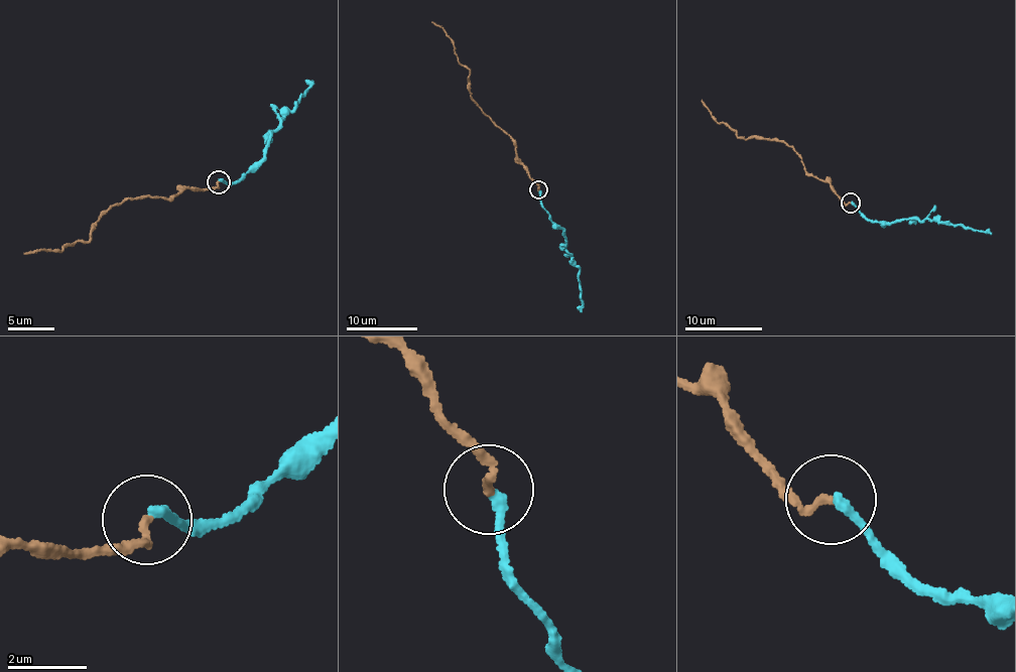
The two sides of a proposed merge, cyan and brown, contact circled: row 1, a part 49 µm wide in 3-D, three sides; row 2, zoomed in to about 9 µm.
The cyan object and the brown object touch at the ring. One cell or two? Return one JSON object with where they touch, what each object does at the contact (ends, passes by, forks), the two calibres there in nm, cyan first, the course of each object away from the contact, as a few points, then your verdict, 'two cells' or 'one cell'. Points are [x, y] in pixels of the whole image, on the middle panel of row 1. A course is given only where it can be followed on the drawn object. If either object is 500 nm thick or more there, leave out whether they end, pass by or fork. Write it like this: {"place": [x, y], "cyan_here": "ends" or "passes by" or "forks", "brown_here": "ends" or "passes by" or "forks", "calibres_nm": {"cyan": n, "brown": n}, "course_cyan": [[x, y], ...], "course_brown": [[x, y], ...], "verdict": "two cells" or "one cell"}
{"place": [538, 189], "cyan_here": "ends", "brown_here": "ends", "calibres_nm": {"cyan": 260, "brown": 200}, "course_cyan": [[537, 190], [553, 227], [562, 231], [565, 251], [572, 255], [572, 264], [580, 270], [580, 311]], "course_brown": [[537, 190], [520, 161], [515, 145], [472, 97], [469, 70], [459, 62], [454, 44], [443, 30], [430, 22]], "verdict": "one cell"}

